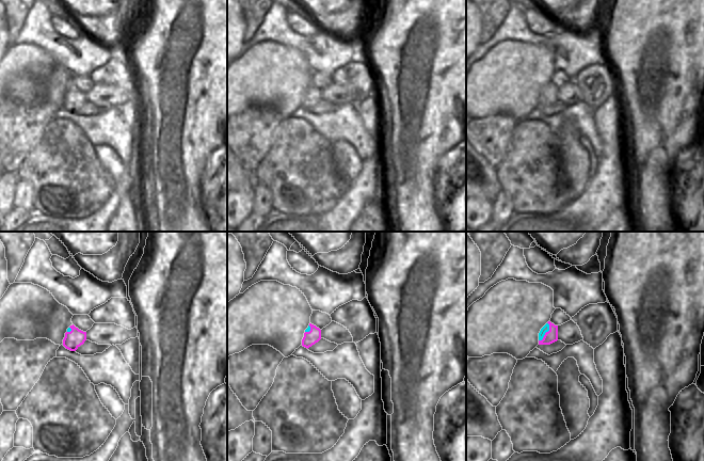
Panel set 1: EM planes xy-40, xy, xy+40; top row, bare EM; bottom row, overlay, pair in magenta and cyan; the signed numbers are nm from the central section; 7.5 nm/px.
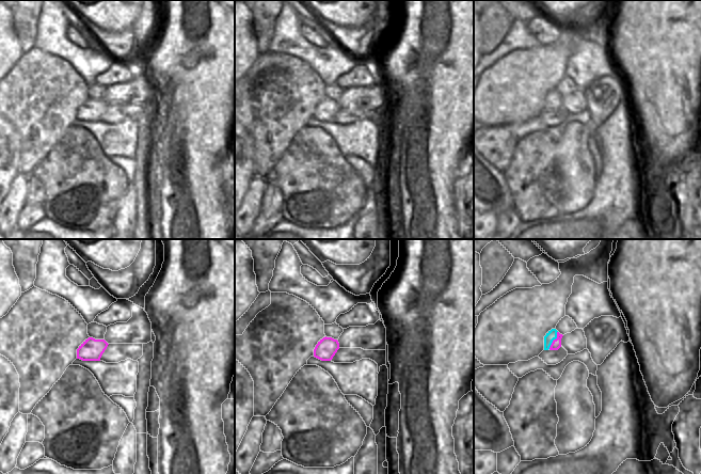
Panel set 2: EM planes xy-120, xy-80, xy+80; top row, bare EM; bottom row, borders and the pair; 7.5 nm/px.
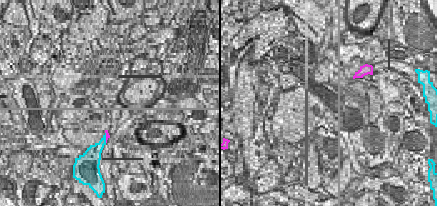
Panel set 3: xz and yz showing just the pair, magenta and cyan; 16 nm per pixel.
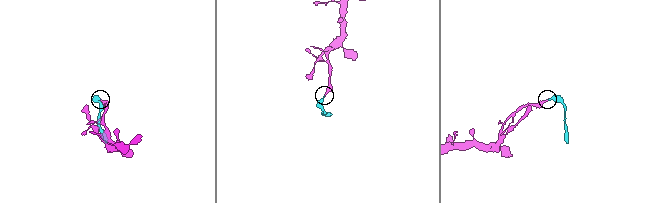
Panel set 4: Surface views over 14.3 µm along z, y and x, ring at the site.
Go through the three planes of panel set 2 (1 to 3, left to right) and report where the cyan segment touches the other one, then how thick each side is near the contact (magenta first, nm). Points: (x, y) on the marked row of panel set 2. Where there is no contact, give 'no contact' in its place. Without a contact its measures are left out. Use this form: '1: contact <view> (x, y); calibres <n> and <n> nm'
1: no contact
2: no contact
3: contact xy+80 (554, 340); calibres 70 and 70 nm

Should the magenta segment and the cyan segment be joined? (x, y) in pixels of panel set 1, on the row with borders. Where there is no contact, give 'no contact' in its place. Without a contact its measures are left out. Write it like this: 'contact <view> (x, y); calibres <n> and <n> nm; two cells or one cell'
contact xy+40 (546, 332); calibres 90 and 50 nm; two cells

